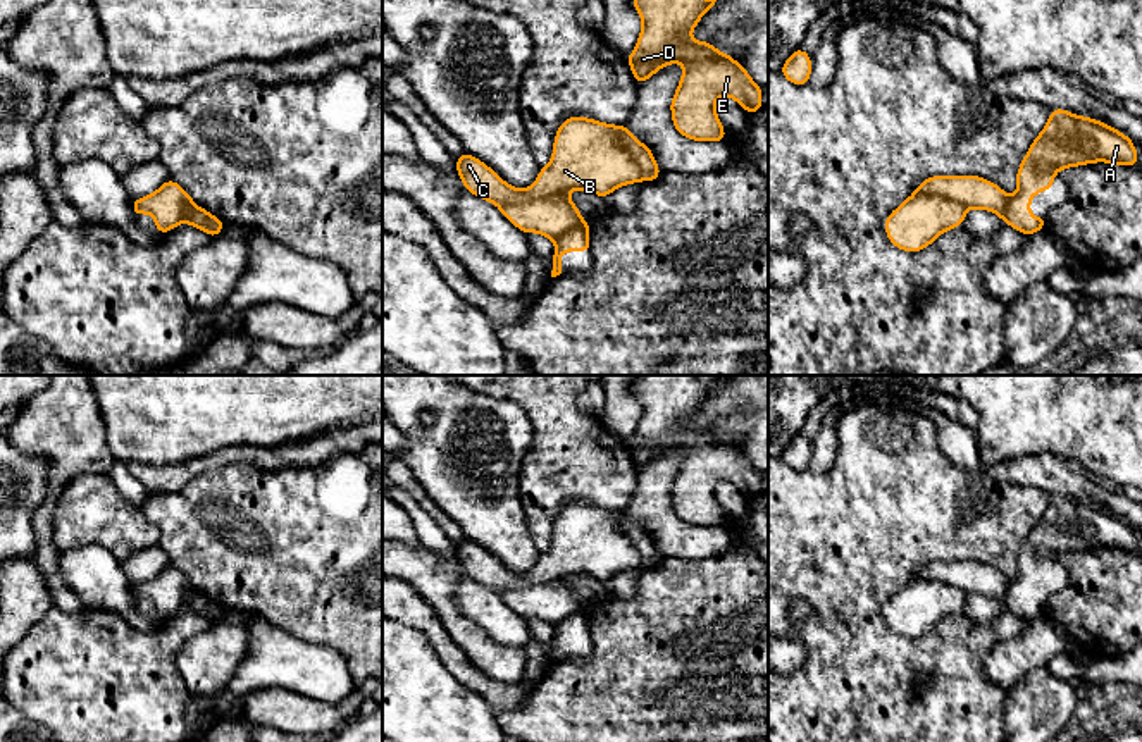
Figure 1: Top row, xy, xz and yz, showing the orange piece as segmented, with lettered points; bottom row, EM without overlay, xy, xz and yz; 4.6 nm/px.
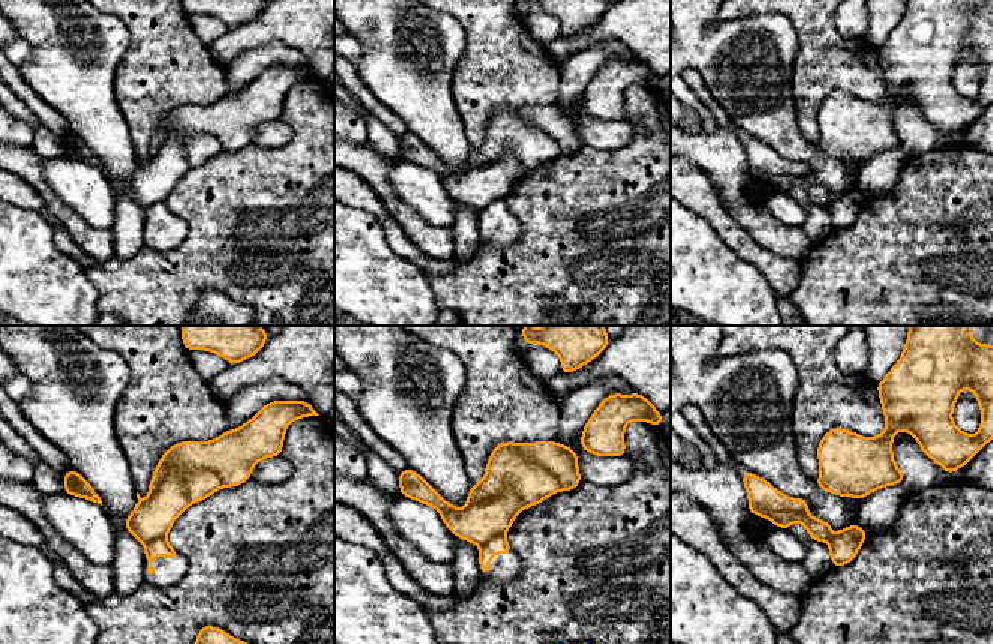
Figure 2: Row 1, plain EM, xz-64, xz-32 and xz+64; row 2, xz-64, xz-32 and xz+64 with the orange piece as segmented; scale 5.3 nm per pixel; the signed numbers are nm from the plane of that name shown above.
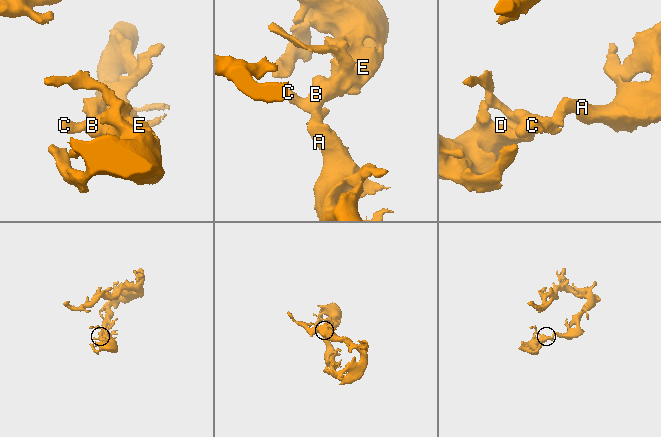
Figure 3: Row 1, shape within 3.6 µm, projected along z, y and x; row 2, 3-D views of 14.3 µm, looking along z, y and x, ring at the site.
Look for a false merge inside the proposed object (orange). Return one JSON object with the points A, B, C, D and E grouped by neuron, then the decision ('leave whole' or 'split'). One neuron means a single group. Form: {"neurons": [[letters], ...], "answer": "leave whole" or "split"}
{"neurons": [["A"], ["B", "C", "D", "E"]], "answer": "split"}

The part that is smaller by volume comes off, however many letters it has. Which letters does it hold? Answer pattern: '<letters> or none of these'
B, C, D, E

